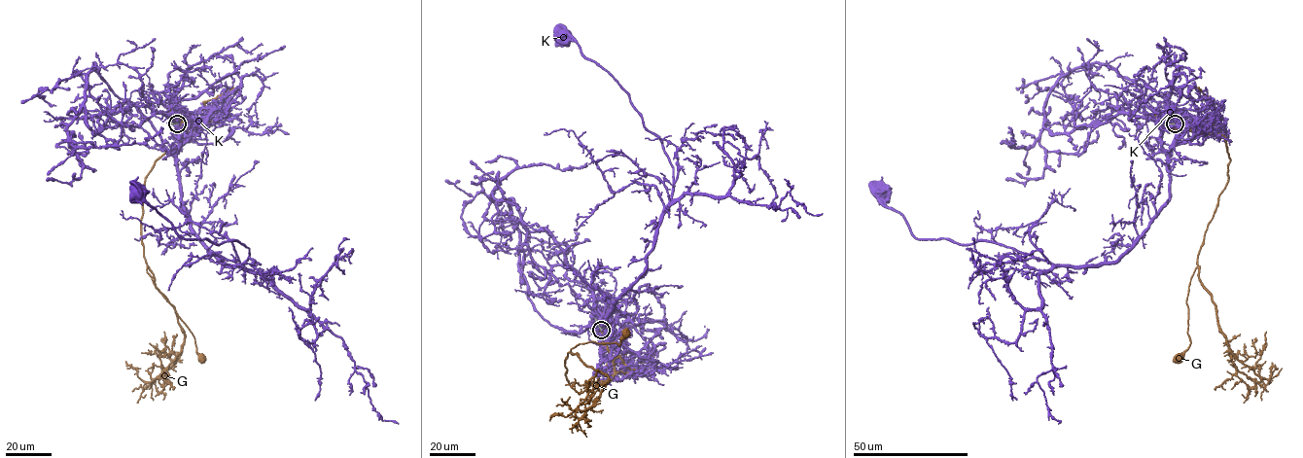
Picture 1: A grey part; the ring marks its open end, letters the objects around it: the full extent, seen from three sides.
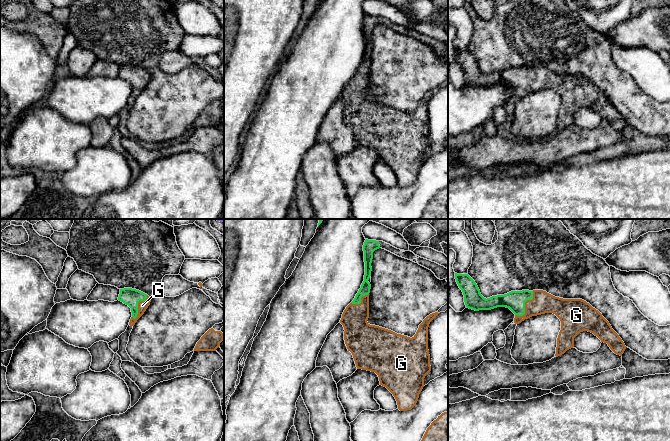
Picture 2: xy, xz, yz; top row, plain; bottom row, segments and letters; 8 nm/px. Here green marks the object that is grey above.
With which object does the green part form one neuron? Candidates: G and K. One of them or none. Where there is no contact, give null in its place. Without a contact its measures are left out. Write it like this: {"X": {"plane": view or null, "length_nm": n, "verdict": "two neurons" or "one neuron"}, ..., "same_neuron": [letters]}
{"G": {"plane": "yz", "length_nm": 240, "verdict": "one neuron"}, "K": {"plane": null, "verdict": "two neurons"}, "same_neuron": ["G"]}

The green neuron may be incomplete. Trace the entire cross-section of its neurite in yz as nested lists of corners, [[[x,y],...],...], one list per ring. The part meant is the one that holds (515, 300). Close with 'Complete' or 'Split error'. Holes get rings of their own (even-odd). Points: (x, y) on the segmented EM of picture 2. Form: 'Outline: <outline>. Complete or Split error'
Outline: [[[455,273],[455,279],[464,295],[467,308],[491,310],[509,308],[514,314],[514,323],[545,313],[555,314],[561,321],[555,356],[561,356],[574,347],[574,338],[583,331],[597,336],[610,349],[622,356],[626,346],[602,314],[582,299],[563,299],[543,290],[511,291],[504,295],[484,298],[475,281],[468,274]]]. Split error

